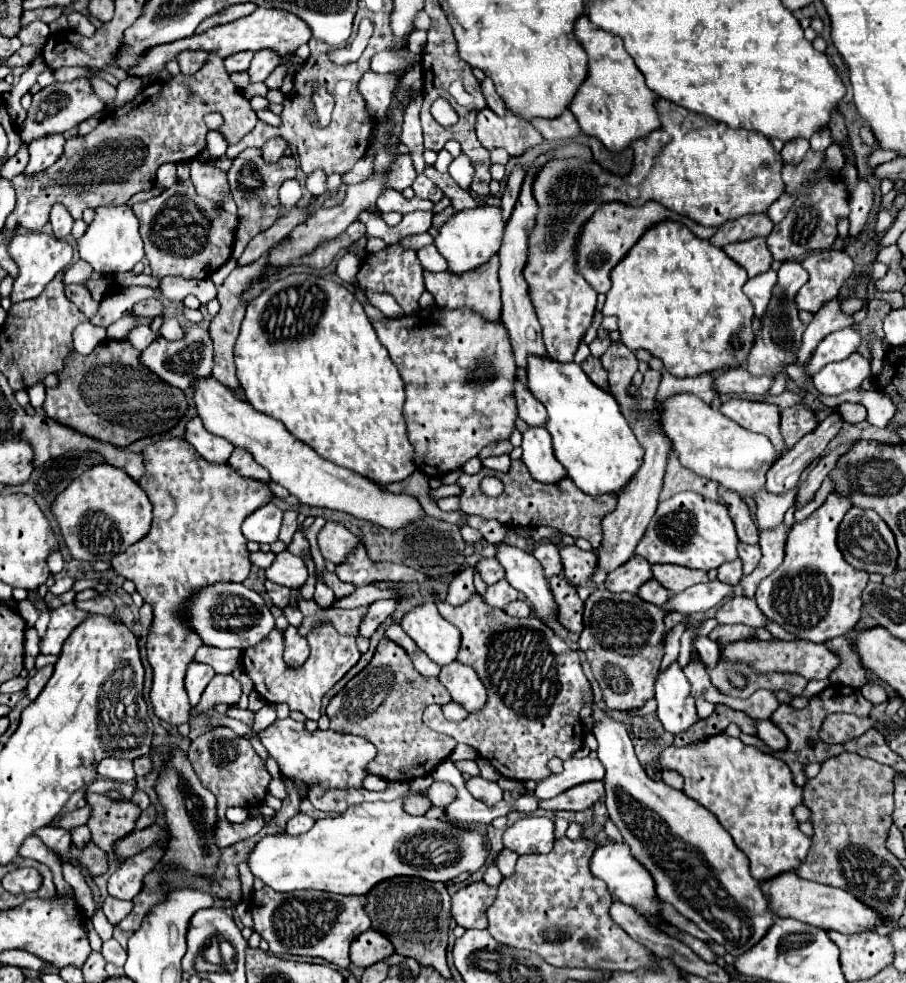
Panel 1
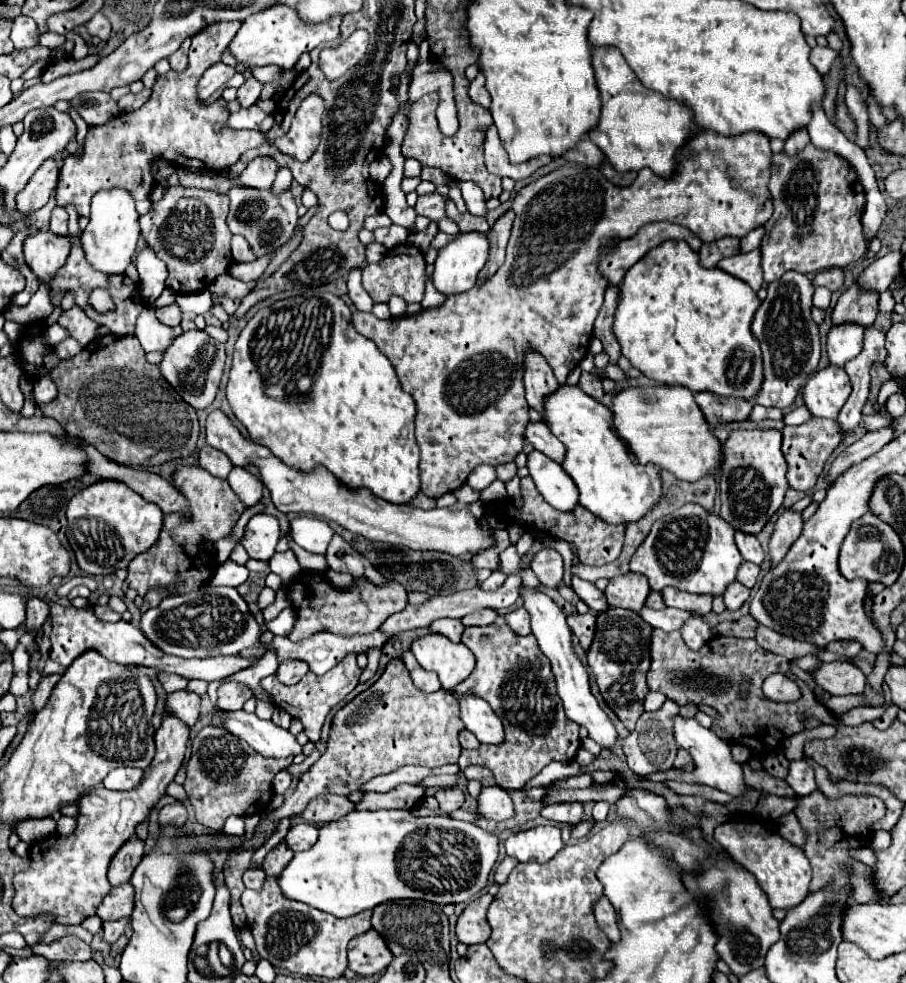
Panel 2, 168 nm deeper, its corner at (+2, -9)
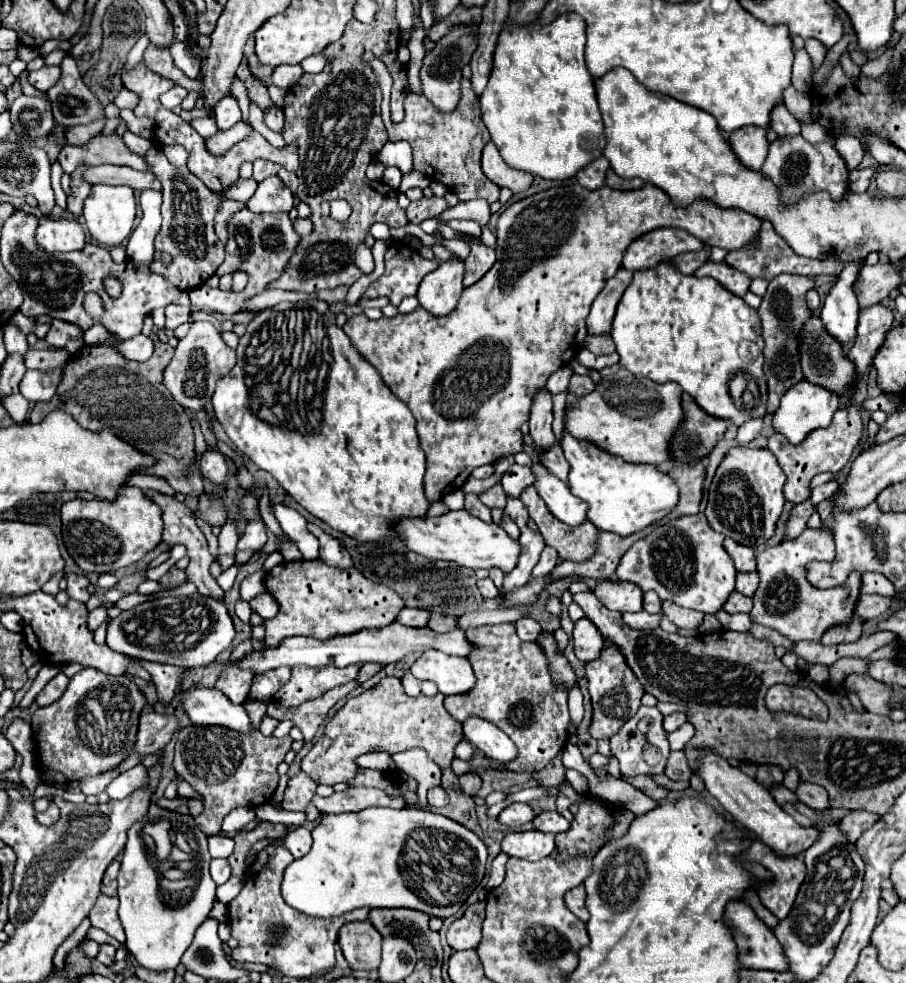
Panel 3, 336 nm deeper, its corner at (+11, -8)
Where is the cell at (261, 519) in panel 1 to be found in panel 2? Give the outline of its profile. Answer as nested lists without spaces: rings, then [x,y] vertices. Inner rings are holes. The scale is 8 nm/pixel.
[[[255,515],[249,519],[243,535],[243,547],[247,549],[251,559],[271,559],[275,553],[275,545],[281,537],[279,519],[275,515]]]

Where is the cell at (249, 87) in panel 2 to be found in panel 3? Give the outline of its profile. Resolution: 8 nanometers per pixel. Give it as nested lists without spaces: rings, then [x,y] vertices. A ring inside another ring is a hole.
[[[234,96],[222,98],[222,102],[218,102],[218,106],[214,108],[214,120],[216,120],[218,130],[228,130],[236,122],[240,122],[242,112],[238,108],[238,100]]]

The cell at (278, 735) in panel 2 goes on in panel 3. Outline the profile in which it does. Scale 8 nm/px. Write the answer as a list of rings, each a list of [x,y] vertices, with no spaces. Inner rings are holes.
[[[194,688],[182,698],[182,708],[196,726],[224,726],[250,734],[250,720],[242,706],[236,706],[216,688]]]

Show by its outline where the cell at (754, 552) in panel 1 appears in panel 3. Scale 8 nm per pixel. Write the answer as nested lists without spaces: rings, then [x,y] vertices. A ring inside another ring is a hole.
[[[738,574],[736,578],[736,592],[744,594],[744,596],[754,596],[758,590],[758,574]]]

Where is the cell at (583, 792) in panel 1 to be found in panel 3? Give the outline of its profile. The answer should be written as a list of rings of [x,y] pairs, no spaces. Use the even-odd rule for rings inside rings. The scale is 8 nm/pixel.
[[[540,812],[534,820],[534,830],[540,830],[540,832],[550,832],[550,834],[558,834],[558,832],[564,832],[566,828],[570,828],[570,822],[560,816],[558,812]]]

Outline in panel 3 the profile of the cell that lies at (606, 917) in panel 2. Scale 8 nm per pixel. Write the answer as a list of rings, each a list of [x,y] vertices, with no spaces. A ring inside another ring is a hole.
[[[582,884],[576,886],[576,888],[572,888],[572,890],[568,890],[564,894],[564,902],[570,908],[570,912],[574,912],[582,922],[588,922],[590,914],[588,914],[586,904],[584,904],[586,902],[586,894],[584,894],[584,886]]]

